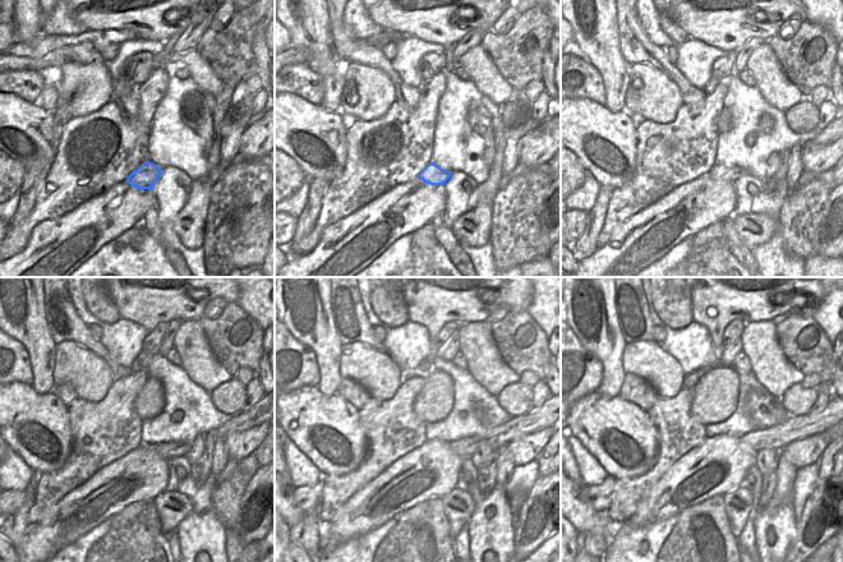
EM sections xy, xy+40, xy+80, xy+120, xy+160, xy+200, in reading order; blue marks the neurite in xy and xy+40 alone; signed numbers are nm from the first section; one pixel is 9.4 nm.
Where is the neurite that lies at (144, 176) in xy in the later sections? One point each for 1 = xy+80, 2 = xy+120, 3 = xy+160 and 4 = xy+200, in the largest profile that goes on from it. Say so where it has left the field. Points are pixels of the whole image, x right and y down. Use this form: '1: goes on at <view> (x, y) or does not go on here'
1: goes on at xy+80 (718, 171)
2: goes on at xy+120 (167, 450)
3: goes on at xy+160 (520, 425)
4: goes on at xy+200 (796, 428)

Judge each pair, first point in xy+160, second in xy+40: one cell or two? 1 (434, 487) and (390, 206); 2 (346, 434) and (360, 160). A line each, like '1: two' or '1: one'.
1: one
2: two

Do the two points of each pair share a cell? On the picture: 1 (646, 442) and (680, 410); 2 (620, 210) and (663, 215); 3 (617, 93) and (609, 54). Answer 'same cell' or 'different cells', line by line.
1: different cells
2: different cells
3: same cell

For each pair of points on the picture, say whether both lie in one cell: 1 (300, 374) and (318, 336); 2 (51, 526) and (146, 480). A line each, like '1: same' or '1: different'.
1: different
2: same

